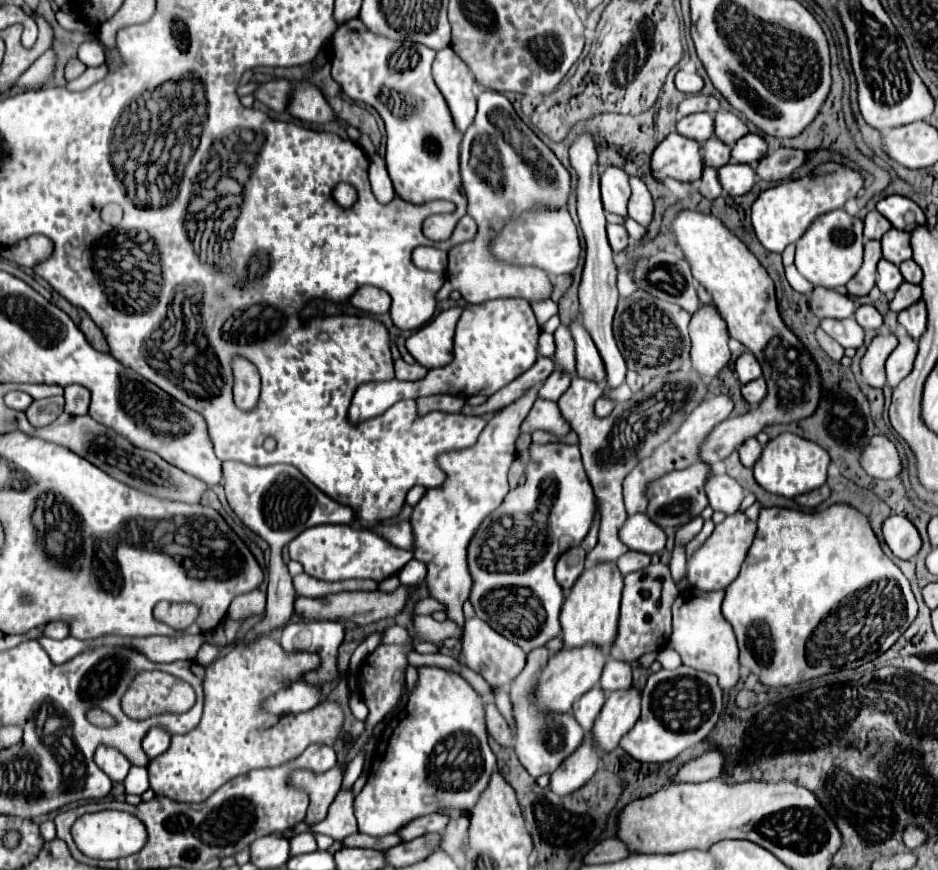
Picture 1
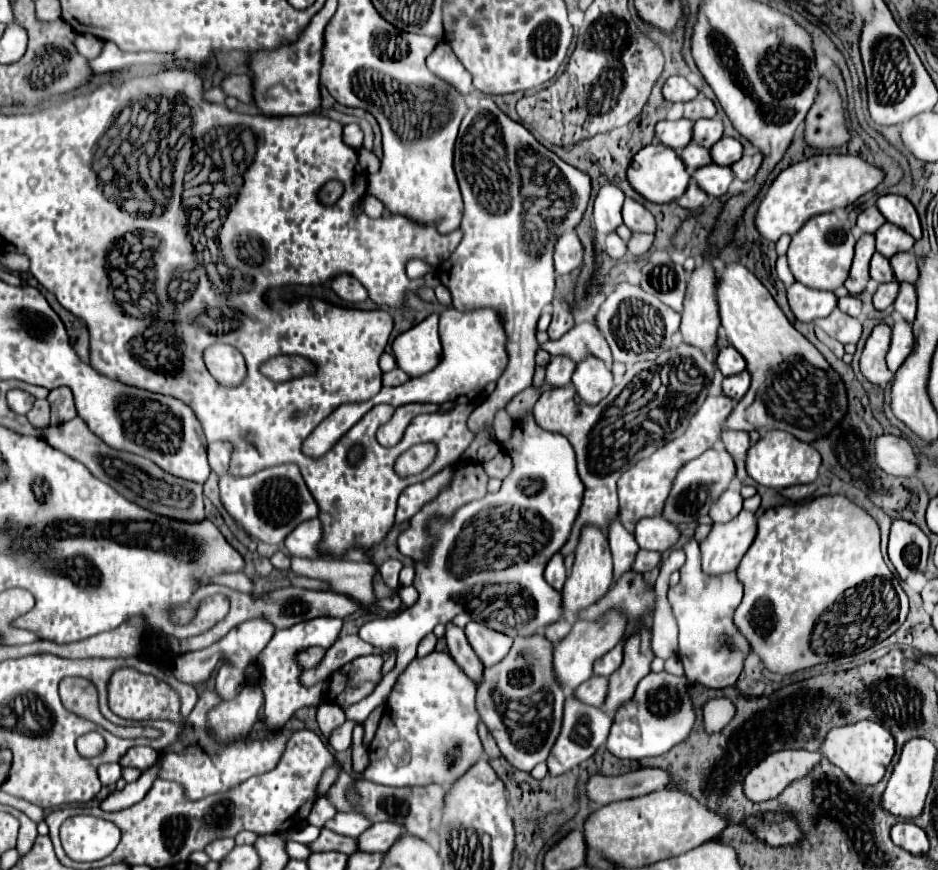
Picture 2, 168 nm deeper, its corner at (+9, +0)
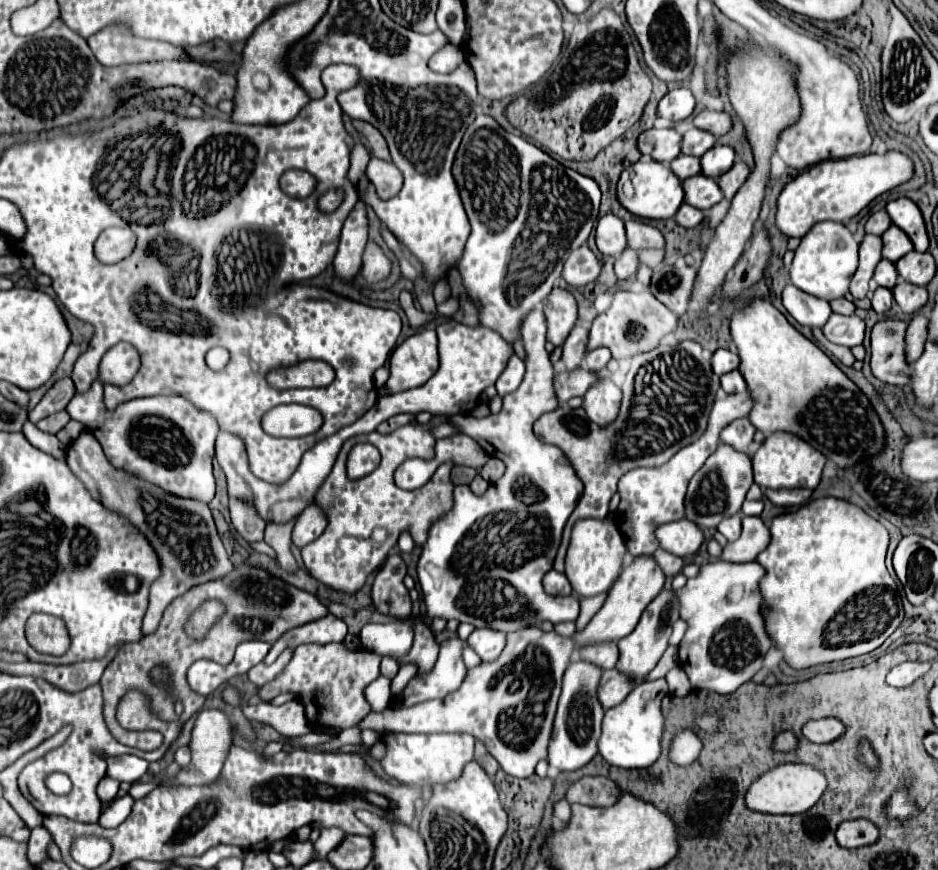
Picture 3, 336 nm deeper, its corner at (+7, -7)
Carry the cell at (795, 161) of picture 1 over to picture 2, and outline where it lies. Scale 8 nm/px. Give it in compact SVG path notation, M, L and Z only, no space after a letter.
M743 155L737 163L731 165L731 171L733 171L733 177L739 179L739 181L749 181L755 177L755 171L761 167L761 161L763 161L763 155Z

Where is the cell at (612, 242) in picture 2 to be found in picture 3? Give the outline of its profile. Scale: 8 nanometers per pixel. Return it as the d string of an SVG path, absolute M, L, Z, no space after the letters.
M627 246L621 256L615 260L615 274L619 280L625 280L629 278L633 272L637 272L637 266L639 266L639 260L637 260L637 254Z

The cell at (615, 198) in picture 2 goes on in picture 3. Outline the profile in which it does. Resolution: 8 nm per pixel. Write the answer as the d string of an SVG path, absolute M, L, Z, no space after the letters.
M605 214L605 216L601 216L601 218L597 220L595 240L597 240L597 248L601 250L601 254L609 254L609 256L621 254L623 248L627 246L623 220L617 218L615 214Z

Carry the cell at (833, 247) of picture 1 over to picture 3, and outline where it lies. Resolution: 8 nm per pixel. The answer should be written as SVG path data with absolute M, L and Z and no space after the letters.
M819 222L803 238L795 250L791 264L791 282L817 298L827 302L843 298L849 290L849 282L857 270L857 250L859 244L853 240L853 234L841 222Z

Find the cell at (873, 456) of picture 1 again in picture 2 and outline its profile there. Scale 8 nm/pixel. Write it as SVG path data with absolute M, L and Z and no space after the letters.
M881 435L875 449L879 469L899 477L911 477L917 473L919 459L907 439L895 435Z

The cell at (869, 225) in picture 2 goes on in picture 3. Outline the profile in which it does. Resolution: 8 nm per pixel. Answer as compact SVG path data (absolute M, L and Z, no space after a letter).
M879 210L879 212L875 212L875 214L867 220L867 224L865 224L865 232L867 232L867 234L881 236L889 226L891 226L891 218L889 218L889 214L887 214L885 210Z

